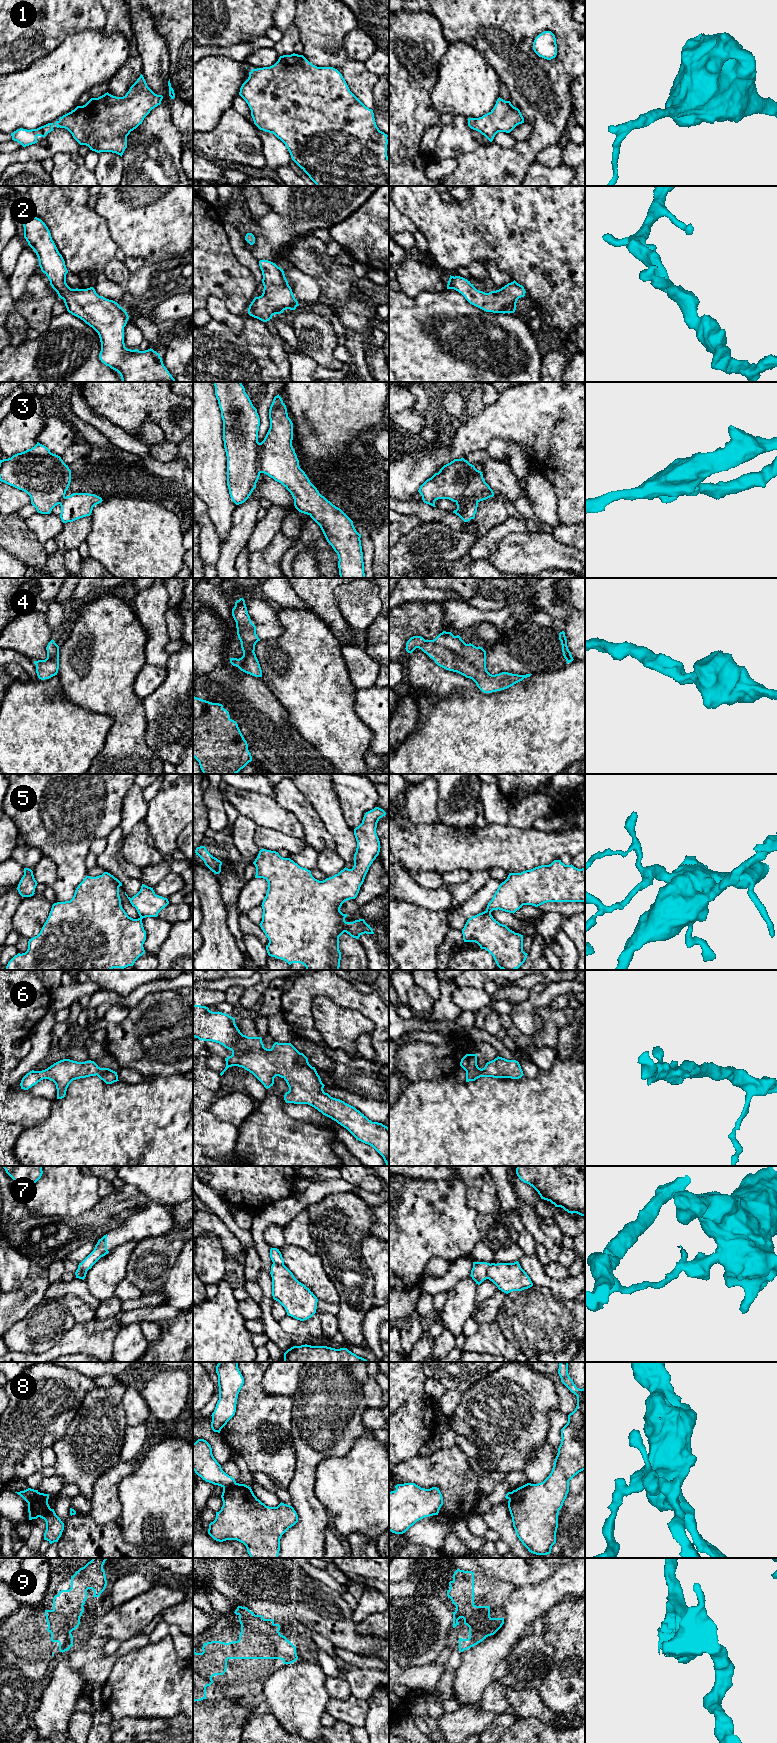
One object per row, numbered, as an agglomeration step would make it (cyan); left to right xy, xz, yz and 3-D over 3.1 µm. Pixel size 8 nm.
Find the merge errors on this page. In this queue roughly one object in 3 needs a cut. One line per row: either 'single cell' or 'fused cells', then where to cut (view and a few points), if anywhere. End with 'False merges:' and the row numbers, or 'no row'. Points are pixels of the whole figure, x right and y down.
1: single cell; no cut
2: single cell; no cut
3: fused cells; cut in xz along (259, 443), (259, 470), (261, 472)
4: single cell; no cut
5: single cell; no cut
6: single cell; no cut
7: fused cells; cut in yz along (490, 1264), (486, 1278)
8: fused cells; cut in xy along (38, 1492), (28, 1503)
9: single cell; no cut
False merges: 3, 7, 8

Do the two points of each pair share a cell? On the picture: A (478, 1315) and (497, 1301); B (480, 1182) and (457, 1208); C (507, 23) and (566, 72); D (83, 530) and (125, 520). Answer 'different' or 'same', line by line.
A: same
B: different
C: same
D: different

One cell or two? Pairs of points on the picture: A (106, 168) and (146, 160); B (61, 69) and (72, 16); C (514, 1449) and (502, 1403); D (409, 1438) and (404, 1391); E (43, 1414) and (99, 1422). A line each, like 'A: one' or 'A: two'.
A: two
B: two
C: one
D: one
E: two

